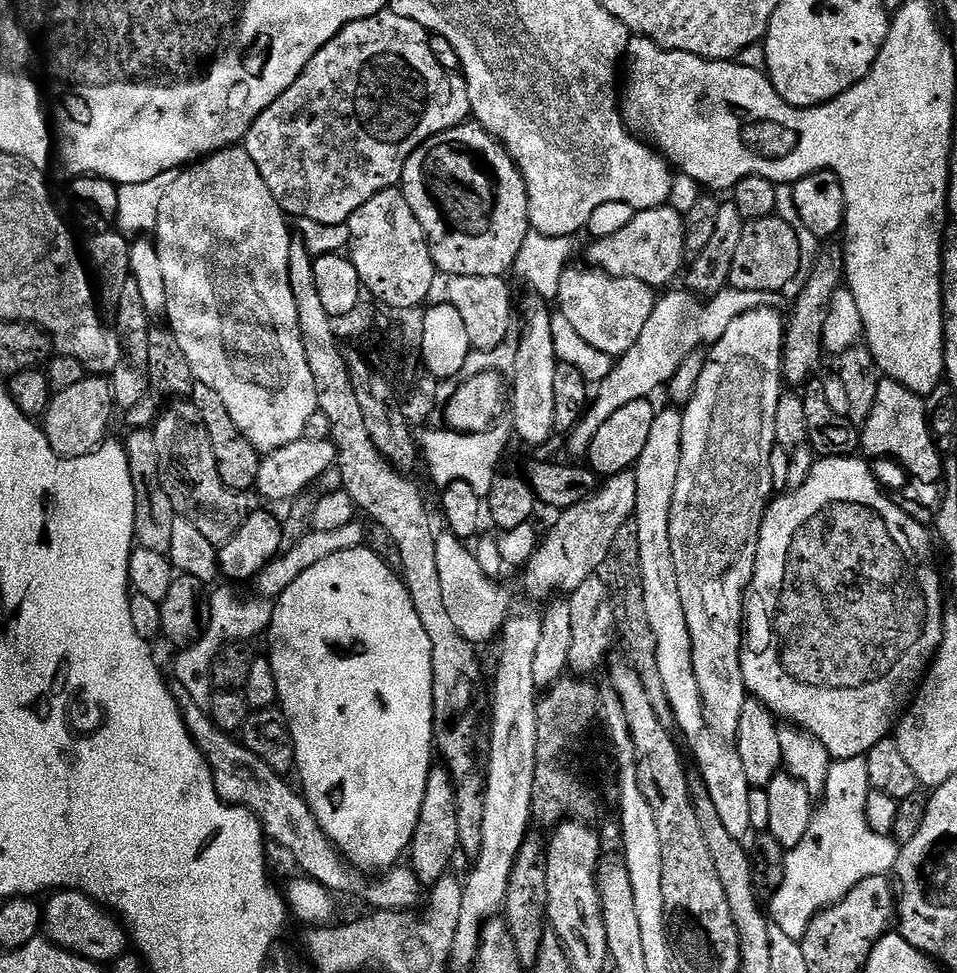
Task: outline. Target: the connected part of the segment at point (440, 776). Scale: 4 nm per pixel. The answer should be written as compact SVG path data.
M443 766L433 767L426 782L426 794L422 798L422 810L418 814L418 826L414 830L410 857L412 872L426 886L433 886L449 871L448 868L461 851L458 834L458 798L452 776Z

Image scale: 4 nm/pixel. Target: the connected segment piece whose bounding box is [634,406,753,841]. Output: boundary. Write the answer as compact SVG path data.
M668 406L668 409L663 412L663 410L657 411L656 417L654 418L654 422L650 426L650 438L646 438L646 446L644 449L642 449L642 458L638 458L638 462L636 463L636 467L634 469L636 474L636 485L638 486L638 502L636 503L636 515L634 517L634 523L636 526L636 533L638 534L638 551L642 554L642 590L646 594L646 618L650 618L650 630L654 630L654 642L656 643L656 665L658 666L658 674L660 675L660 681L662 682L662 686L664 687L664 693L666 694L666 698L670 702L670 706L672 707L672 713L674 714L674 718L676 719L676 723L674 725L675 731L679 733L681 732L682 735L684 735L683 743L686 745L688 743L688 748L690 751L692 751L692 756L694 759L696 759L696 764L694 764L695 771L700 772L702 774L702 778L706 782L706 790L710 790L710 798L712 801L714 801L714 806L718 810L718 818L722 818L722 826L726 826L726 831L728 831L730 834L734 834L734 838L739 841L743 841L745 837L749 835L753 831L752 823L750 822L750 794L752 793L753 787L751 784L749 784L748 779L746 778L746 770L742 766L742 758L739 756L739 754L736 753L735 747L729 741L723 740L722 738L718 738L716 735L713 734L713 732L710 730L710 726L706 726L706 718L704 717L704 711L702 710L702 694L698 690L698 678L694 678L694 662L692 661L692 643L690 642L690 630L686 626L686 610L682 610L682 597L678 594L678 574L674 570L674 554L670 550L670 506L674 502L674 486L678 482L678 466L682 462L682 415L675 407Z

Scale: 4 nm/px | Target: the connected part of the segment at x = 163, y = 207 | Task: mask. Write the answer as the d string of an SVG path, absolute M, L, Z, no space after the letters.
M233 146L205 156L177 175L174 186L166 190L158 205L158 226L154 233L154 243L158 258L162 258L162 275L166 282L167 327L171 328L174 338L178 338L178 346L182 346L182 354L186 354L186 362L190 362L196 383L210 386L210 390L218 390L226 410L230 410L230 418L234 418L234 426L238 426L238 430L242 430L244 437L262 454L281 450L295 440L304 439L306 422L310 422L310 418L318 411L314 374L310 374L310 366L306 363L306 346L302 344L302 330L298 328L298 305L290 291L290 246L294 236L287 222L286 214L278 202L274 202L274 194L270 194L270 186L262 182L262 174L258 174L254 158L250 158L243 146Z

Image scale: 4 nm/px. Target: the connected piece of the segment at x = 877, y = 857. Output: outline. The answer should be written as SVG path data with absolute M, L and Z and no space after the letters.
M864 756L836 760L830 766L830 774L826 774L824 795L812 813L810 830L806 830L806 838L802 838L796 848L787 849L784 857L784 881L770 896L771 923L781 928L790 938L798 941L802 939L813 918L824 908L846 898L846 894L850 894L850 890L854 890L858 882L871 876L888 876L895 869L898 855L895 839L892 836L874 834L867 822L868 793L871 791L872 783L870 774L866 771Z

